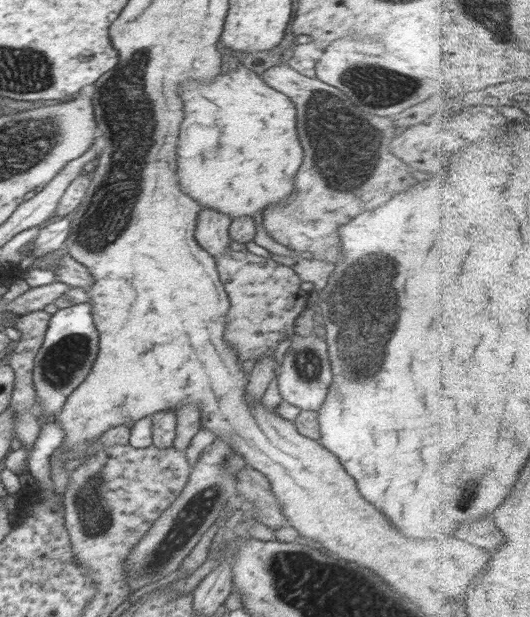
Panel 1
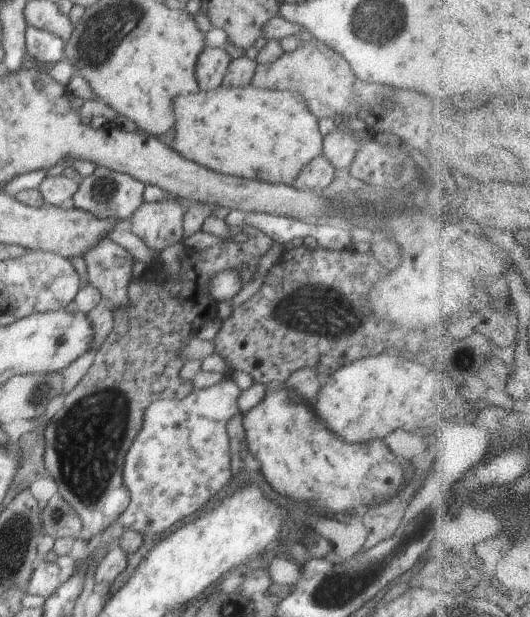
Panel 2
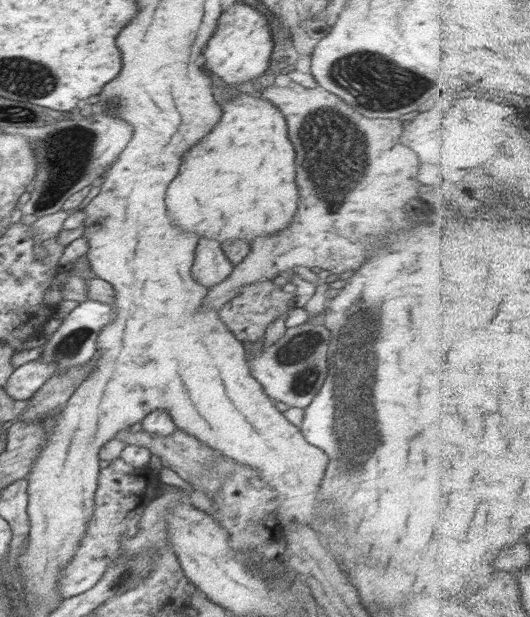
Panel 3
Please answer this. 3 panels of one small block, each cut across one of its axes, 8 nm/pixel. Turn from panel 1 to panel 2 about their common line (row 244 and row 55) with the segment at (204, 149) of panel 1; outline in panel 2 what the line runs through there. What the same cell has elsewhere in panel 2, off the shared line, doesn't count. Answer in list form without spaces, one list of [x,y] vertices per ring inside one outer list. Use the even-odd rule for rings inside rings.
[[[206,46],[200,53],[196,80],[200,90],[210,92],[182,96],[174,102],[176,136],[172,148],[185,159],[220,174],[248,181],[292,185],[302,169],[323,152],[318,118],[309,111],[298,92],[270,92],[252,86],[244,90],[216,88],[224,80],[232,57],[226,46]]]

